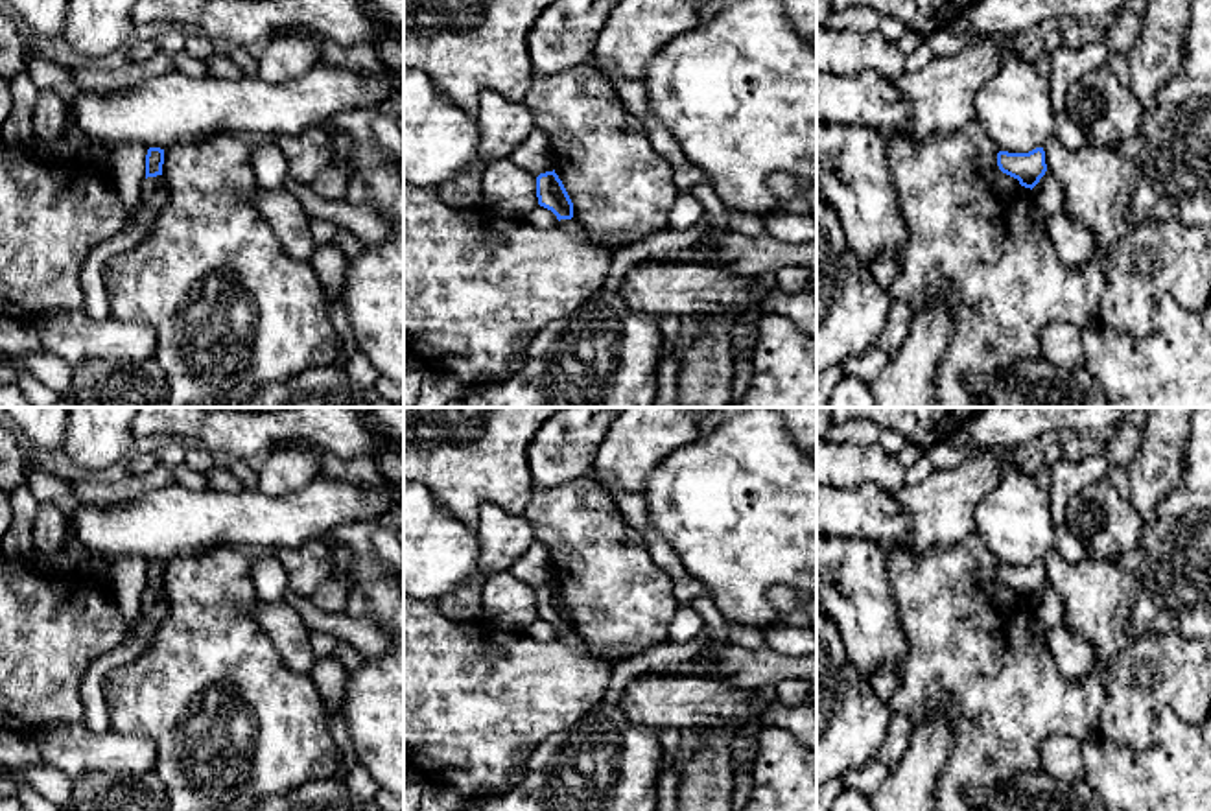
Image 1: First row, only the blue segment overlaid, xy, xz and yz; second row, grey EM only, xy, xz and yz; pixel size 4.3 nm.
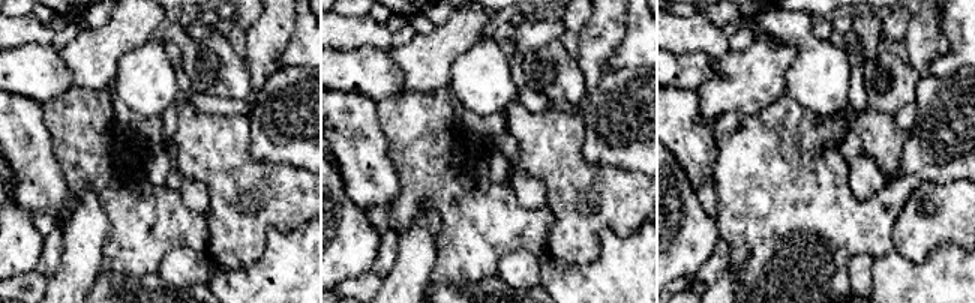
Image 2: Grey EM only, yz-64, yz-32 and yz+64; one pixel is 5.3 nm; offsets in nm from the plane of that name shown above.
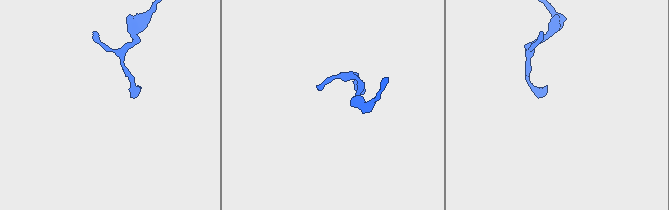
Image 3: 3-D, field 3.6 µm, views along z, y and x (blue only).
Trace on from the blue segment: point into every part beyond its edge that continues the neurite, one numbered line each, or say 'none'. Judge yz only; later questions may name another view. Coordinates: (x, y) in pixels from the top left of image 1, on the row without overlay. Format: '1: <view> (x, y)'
none

